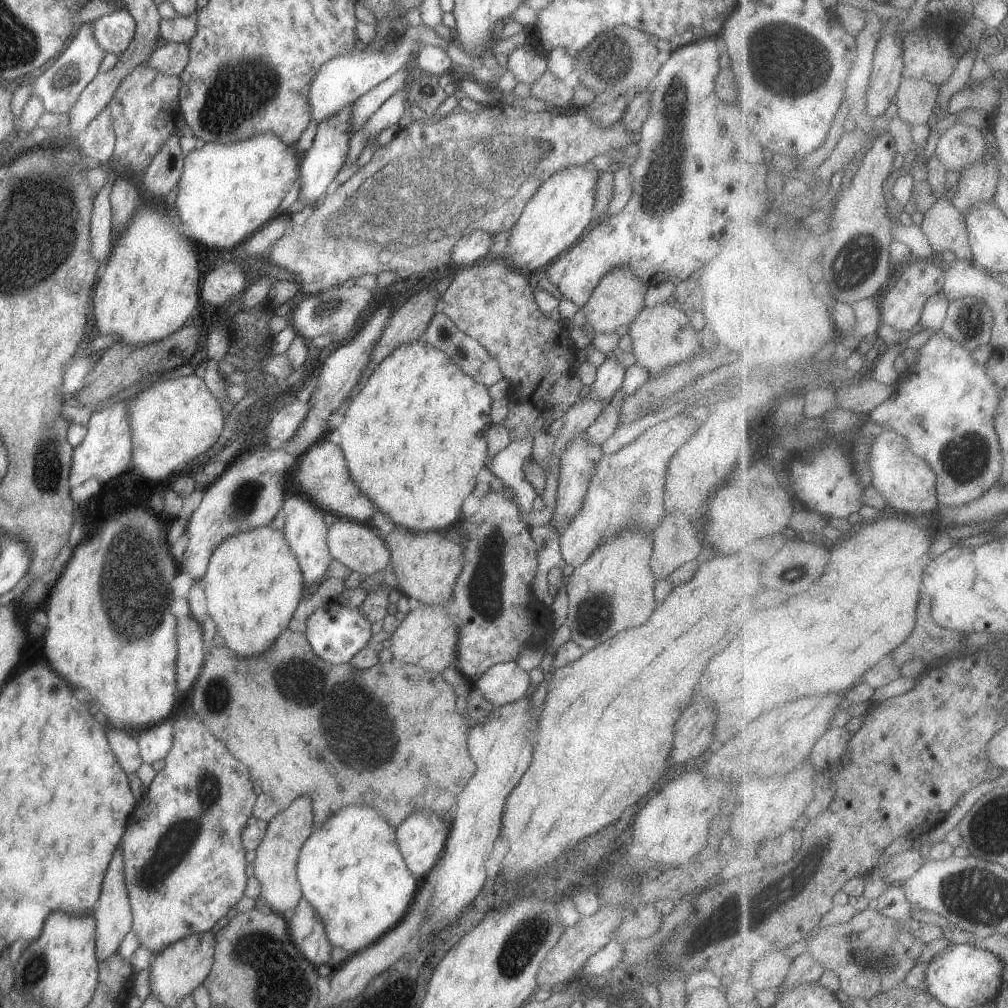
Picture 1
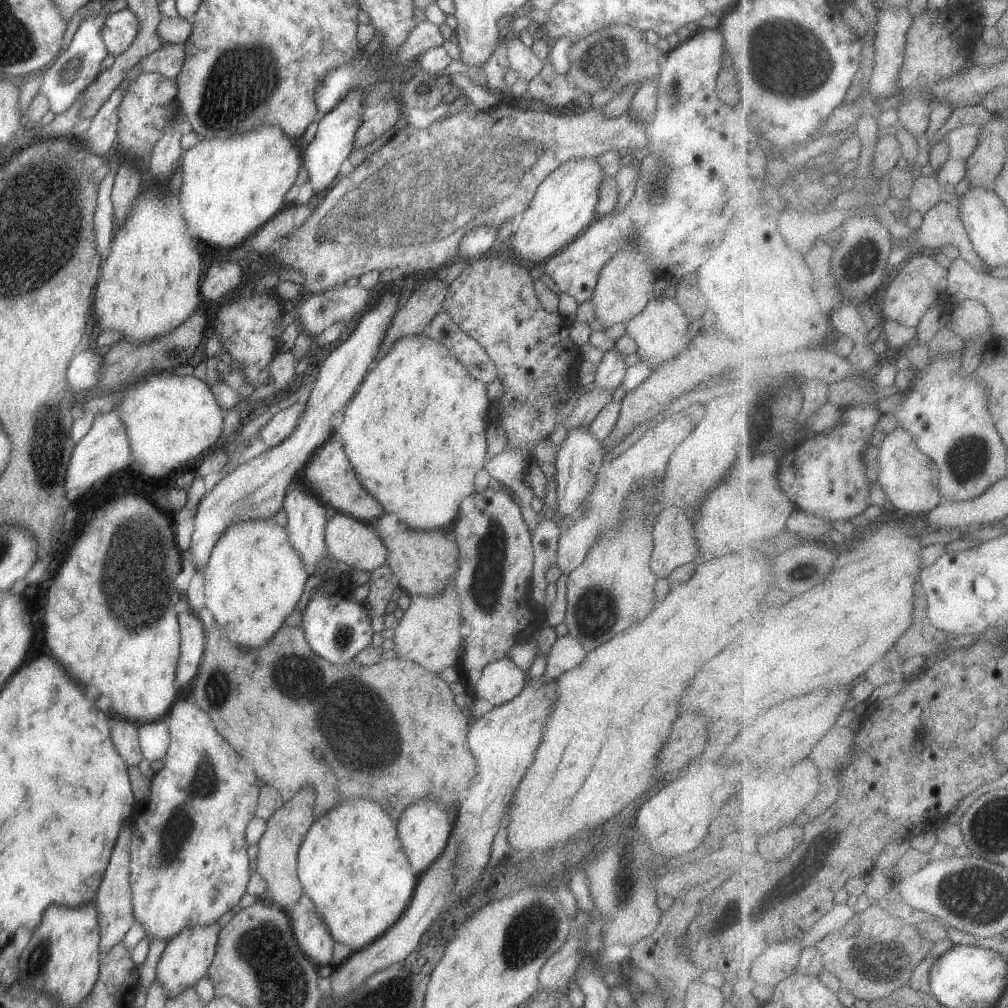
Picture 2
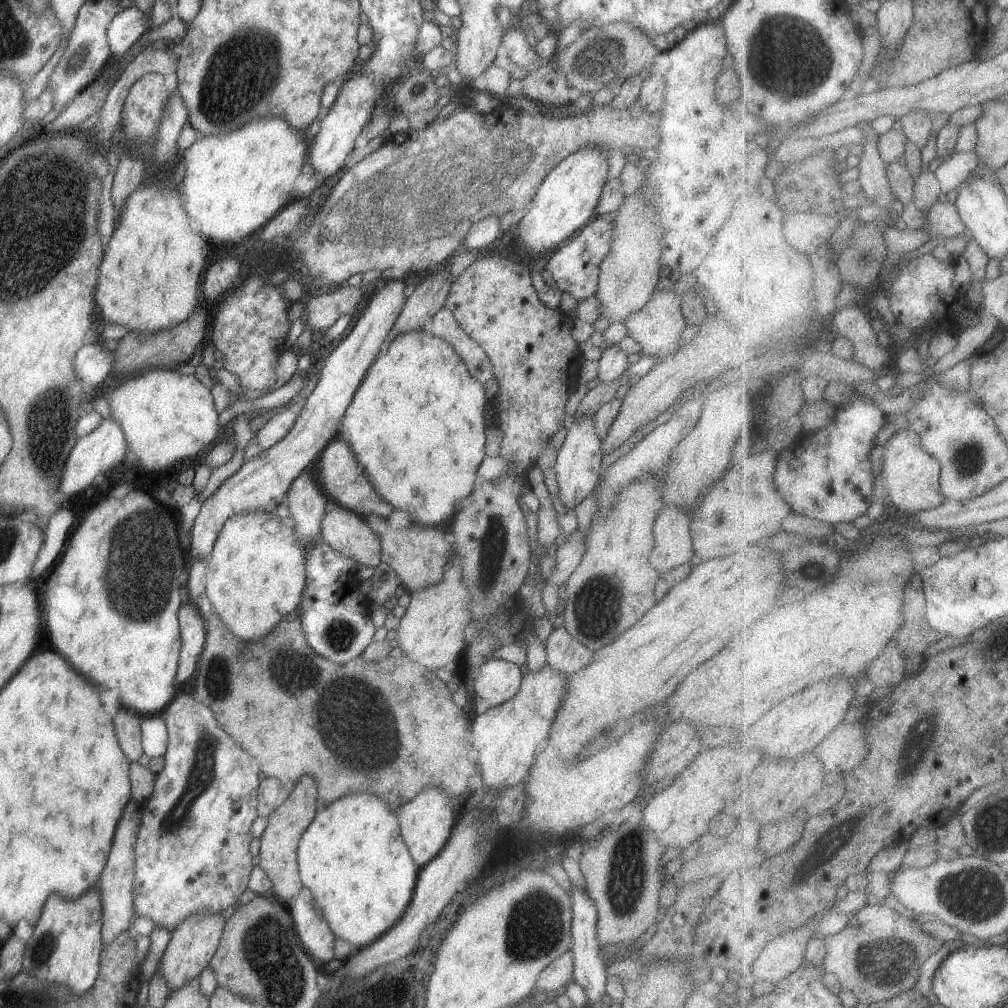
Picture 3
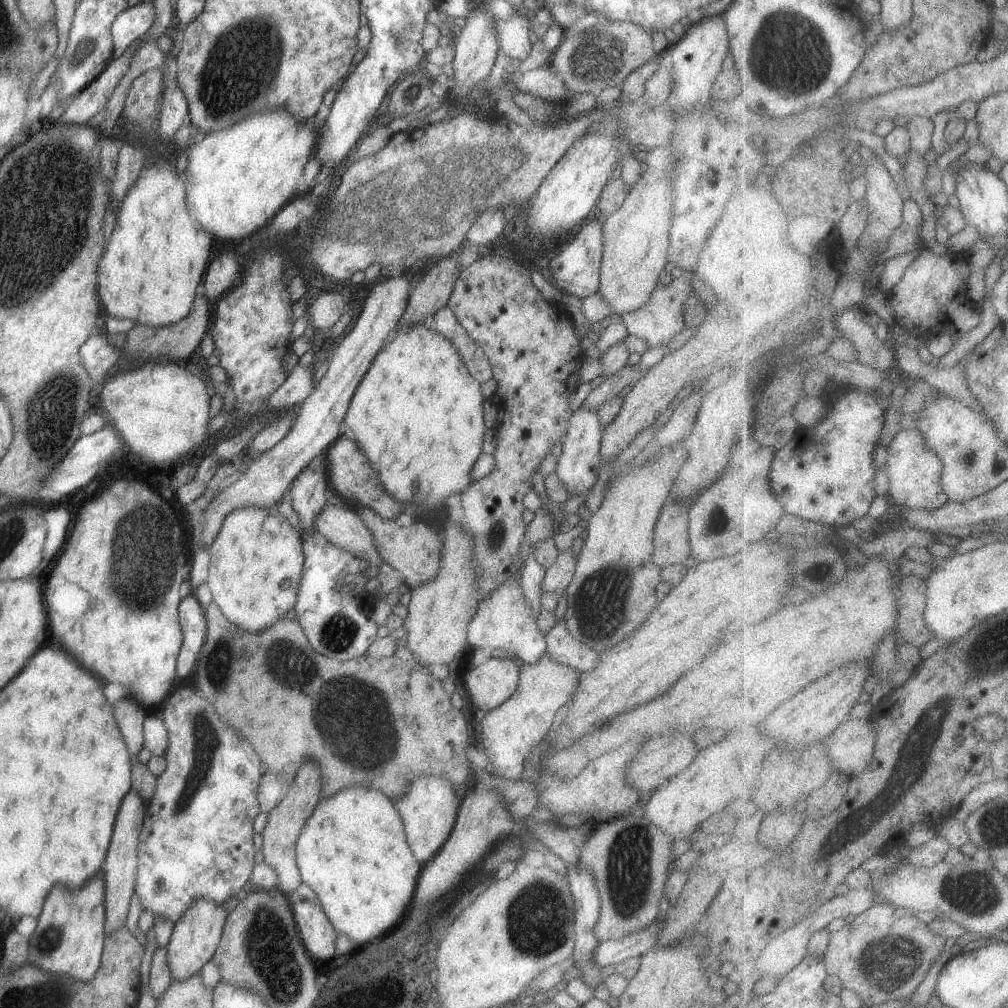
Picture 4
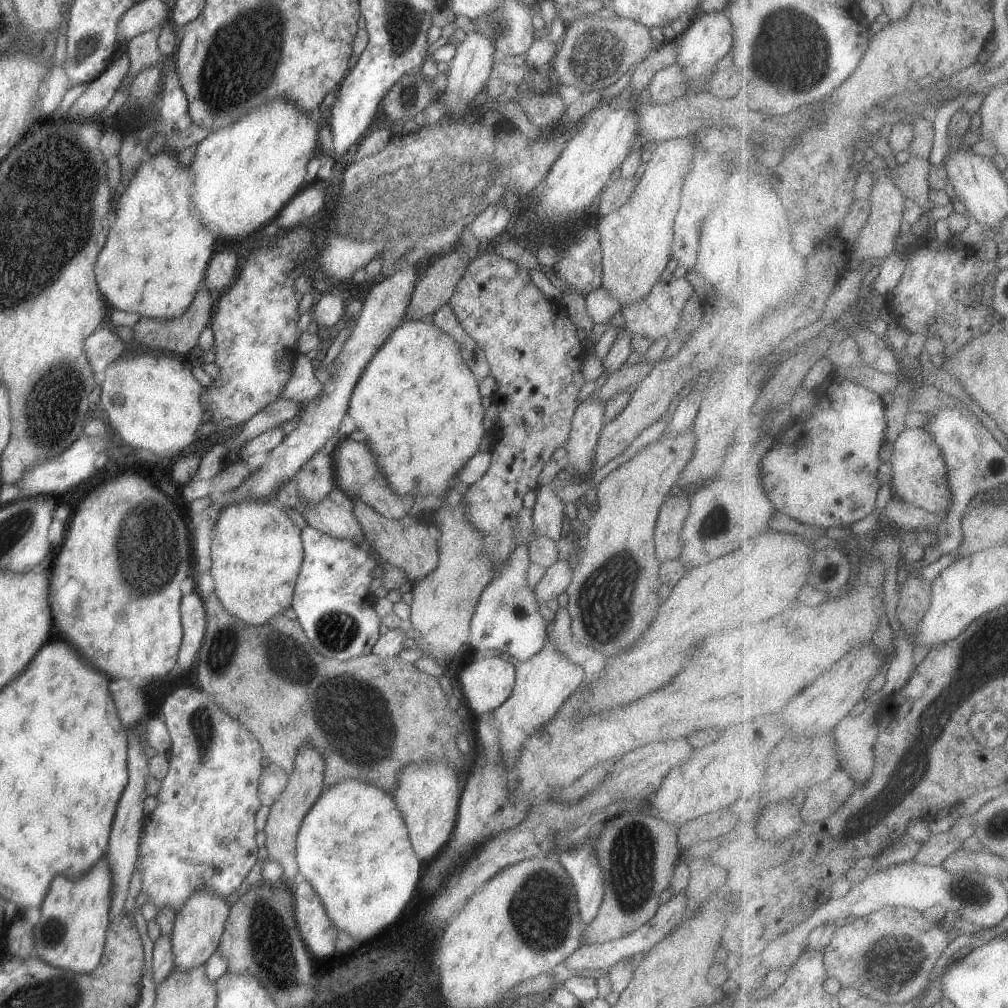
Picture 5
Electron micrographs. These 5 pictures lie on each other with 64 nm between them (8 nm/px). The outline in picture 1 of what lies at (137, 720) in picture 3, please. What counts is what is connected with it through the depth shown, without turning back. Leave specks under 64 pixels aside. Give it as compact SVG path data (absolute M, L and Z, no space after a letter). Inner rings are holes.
M108 726L106 736L108 736L108 742L110 742L112 754L120 762L122 770L128 775L135 773L143 763L135 737L136 734L130 730L124 730L124 728Z

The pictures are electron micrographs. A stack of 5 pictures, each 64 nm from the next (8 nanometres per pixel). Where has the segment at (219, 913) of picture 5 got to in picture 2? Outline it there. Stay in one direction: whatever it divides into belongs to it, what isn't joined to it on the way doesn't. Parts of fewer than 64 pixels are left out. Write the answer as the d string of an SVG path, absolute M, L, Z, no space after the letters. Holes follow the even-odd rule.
M217 922L208 924L208 926L188 926L186 930L182 930L180 934L176 934L167 942L156 967L156 978L160 986L164 986L168 999L176 998L186 988L195 986L200 978L206 976L214 960L219 932L220 926Z

